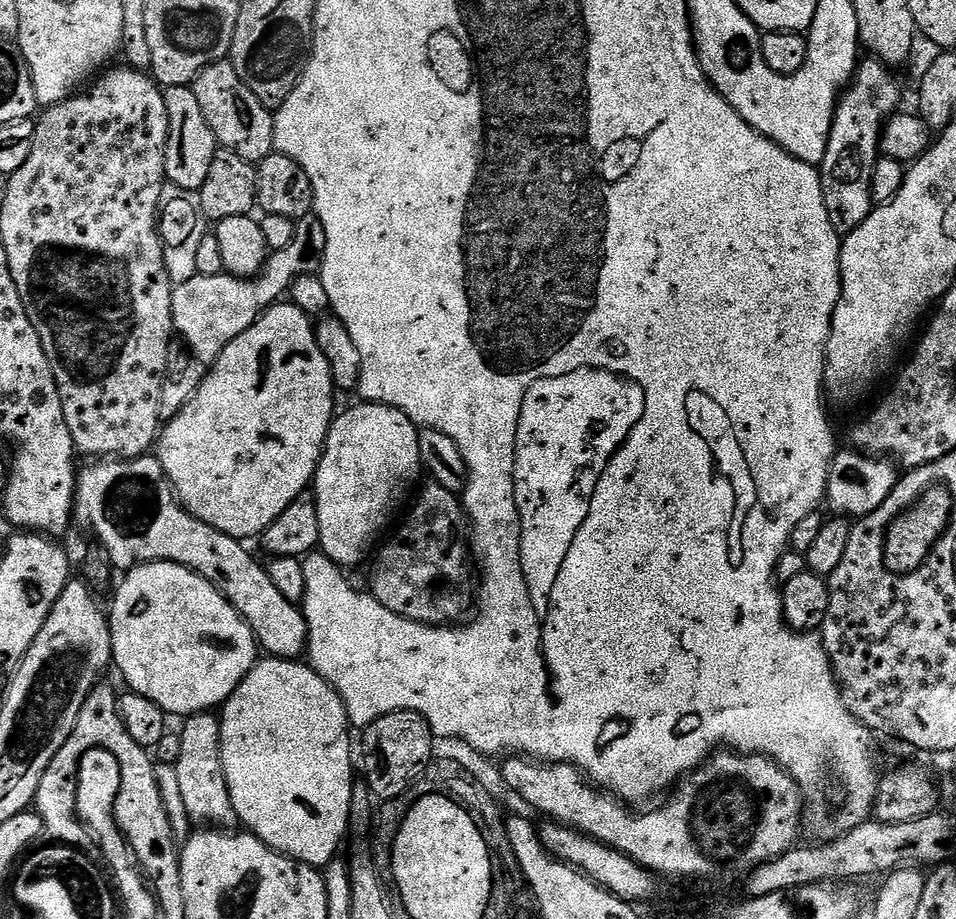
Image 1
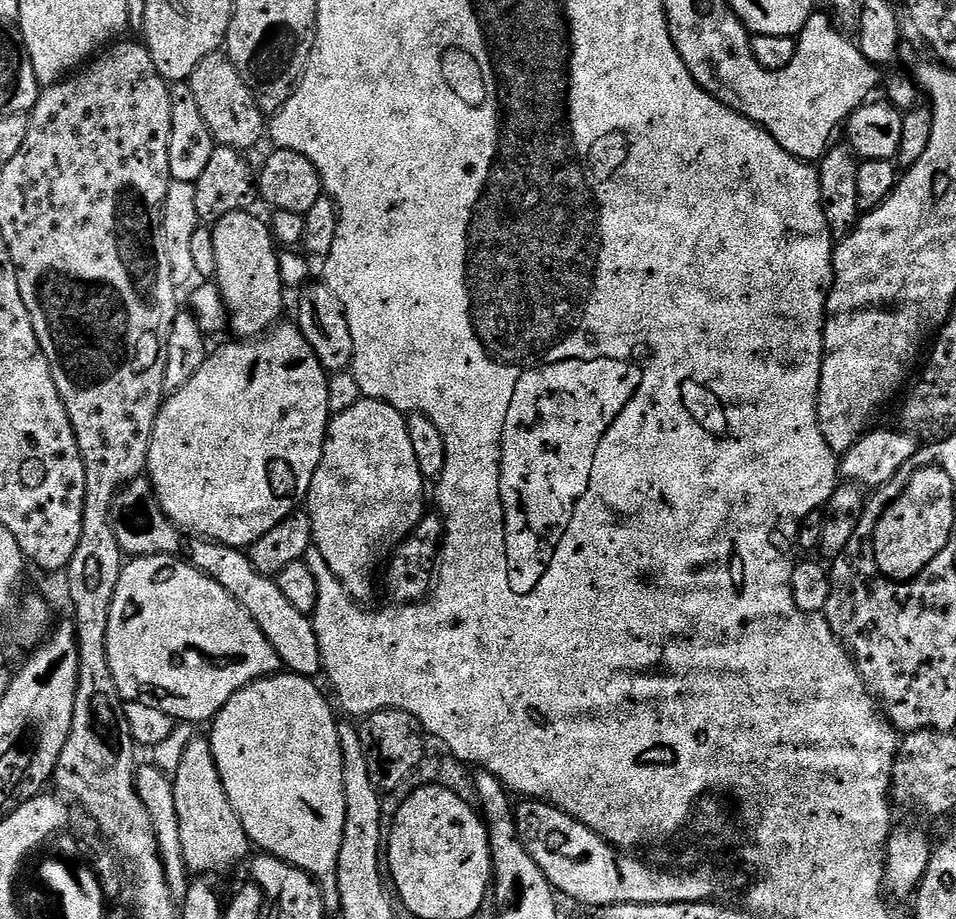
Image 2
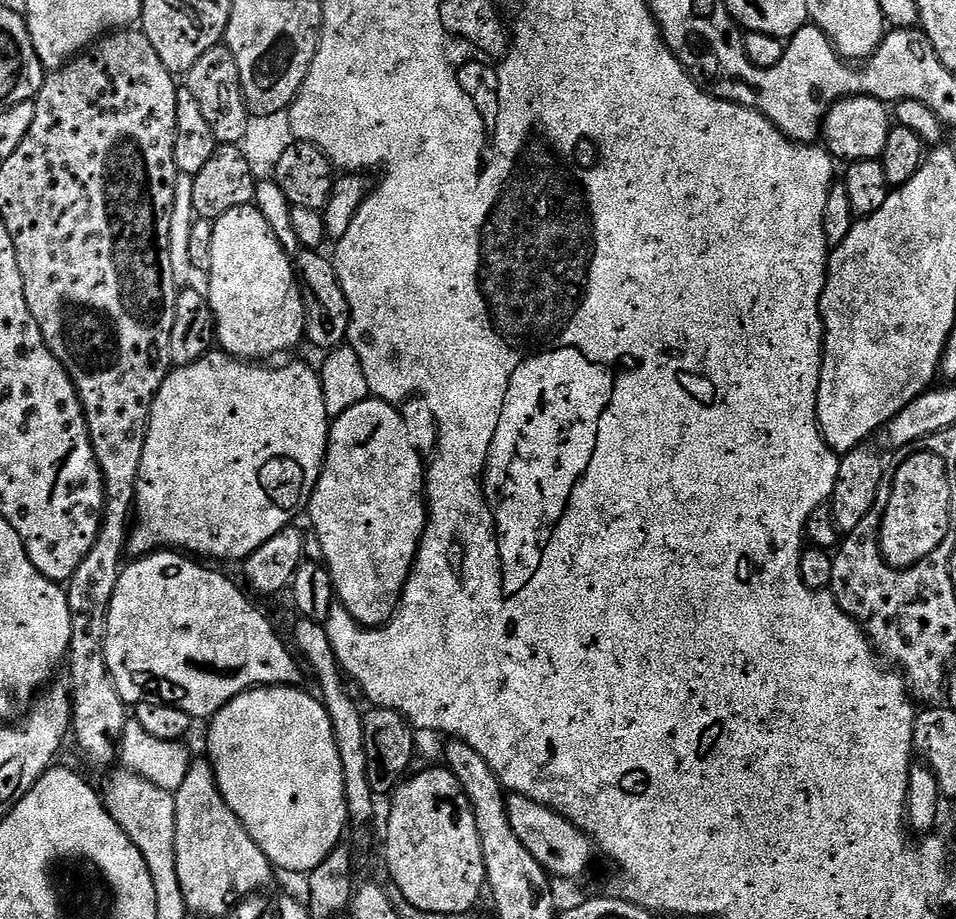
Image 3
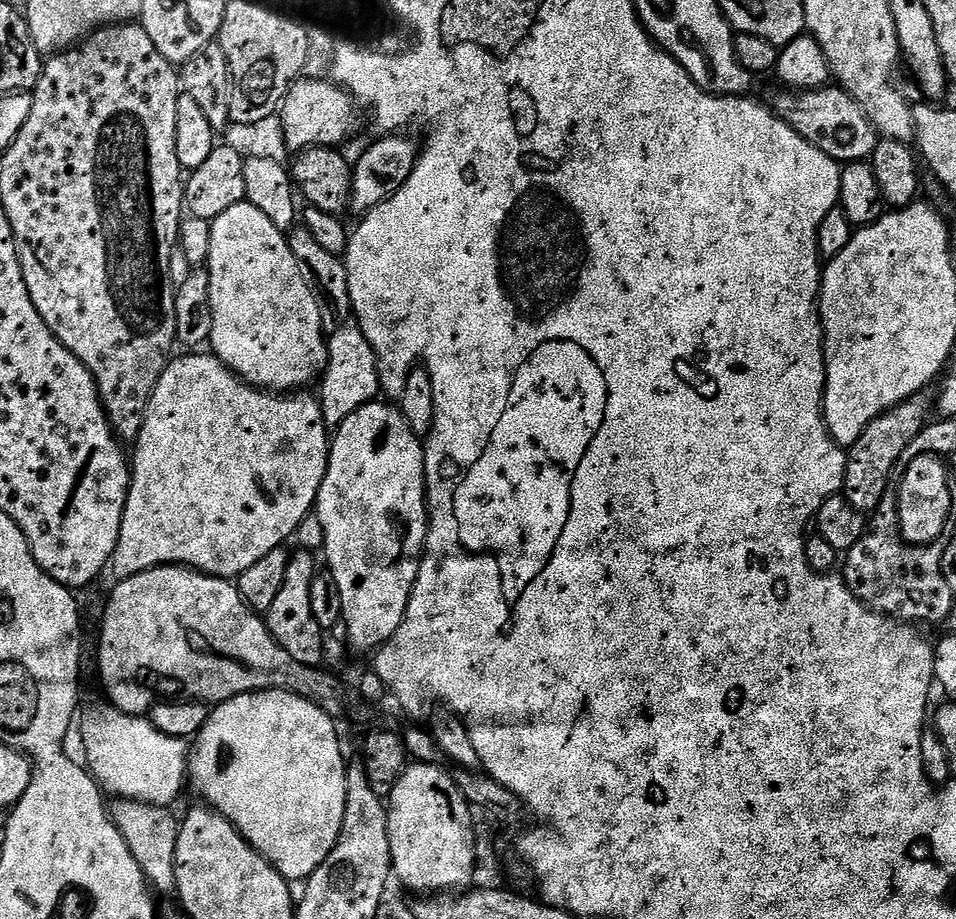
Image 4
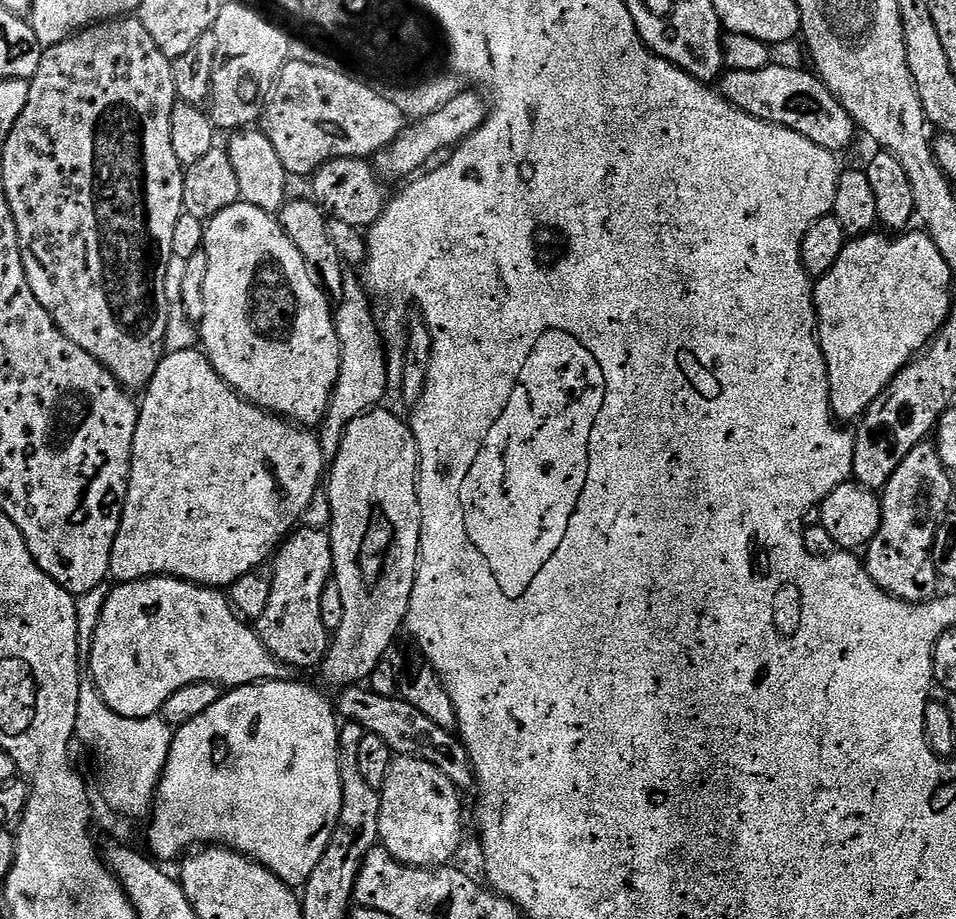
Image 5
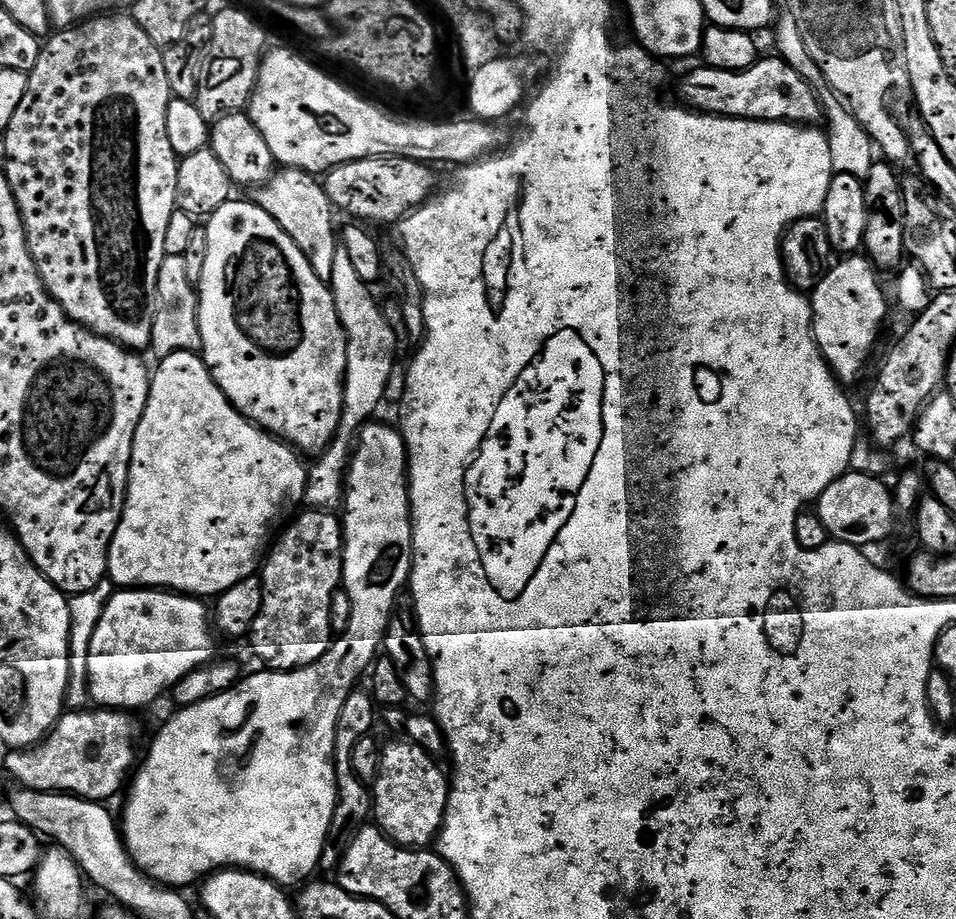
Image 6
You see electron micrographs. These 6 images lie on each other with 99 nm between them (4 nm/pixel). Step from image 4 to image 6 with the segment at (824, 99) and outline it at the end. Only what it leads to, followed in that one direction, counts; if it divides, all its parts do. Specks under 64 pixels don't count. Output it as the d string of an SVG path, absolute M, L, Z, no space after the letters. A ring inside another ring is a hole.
M781 58L757 59L746 70L731 72L699 66L680 84L680 96L689 109L710 116L733 120L775 120L812 126L820 120L822 109L815 89Z

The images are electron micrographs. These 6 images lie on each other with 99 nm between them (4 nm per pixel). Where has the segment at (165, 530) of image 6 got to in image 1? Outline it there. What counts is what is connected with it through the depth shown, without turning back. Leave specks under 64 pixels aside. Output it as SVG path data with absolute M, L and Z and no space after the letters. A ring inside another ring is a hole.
M291 302L273 304L260 314L255 324L250 325L246 331L238 334L238 338L234 338L224 347L211 367L207 369L194 398L190 398L190 402L182 406L180 413L161 427L160 435L154 445L154 455L168 476L168 483L172 485L176 499L183 504L186 511L194 514L194 518L206 522L206 526L214 526L214 530L222 530L222 534L230 534L235 540L244 542L247 541L247 536L259 537L268 529L270 522L274 522L274 518L278 518L278 514L282 514L282 510L286 510L286 506L290 506L290 502L294 502L298 494L309 491L310 485L315 481L316 468L320 465L324 443L334 413L337 411L332 392L334 393L334 385L330 374L330 362L326 362L326 354L318 350L313 317Z

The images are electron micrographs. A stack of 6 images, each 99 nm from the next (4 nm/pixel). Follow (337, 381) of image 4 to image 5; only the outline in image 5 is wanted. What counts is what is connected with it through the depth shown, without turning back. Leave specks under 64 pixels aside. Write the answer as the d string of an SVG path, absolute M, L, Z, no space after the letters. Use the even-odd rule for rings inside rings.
M345 273L342 298L333 313L335 333L338 334L340 364L338 382L331 394L331 402L318 428L318 439L325 463L330 464L338 454L346 426L356 417L377 407L386 392L388 368L384 339L373 318L372 303L364 292L359 275Z

